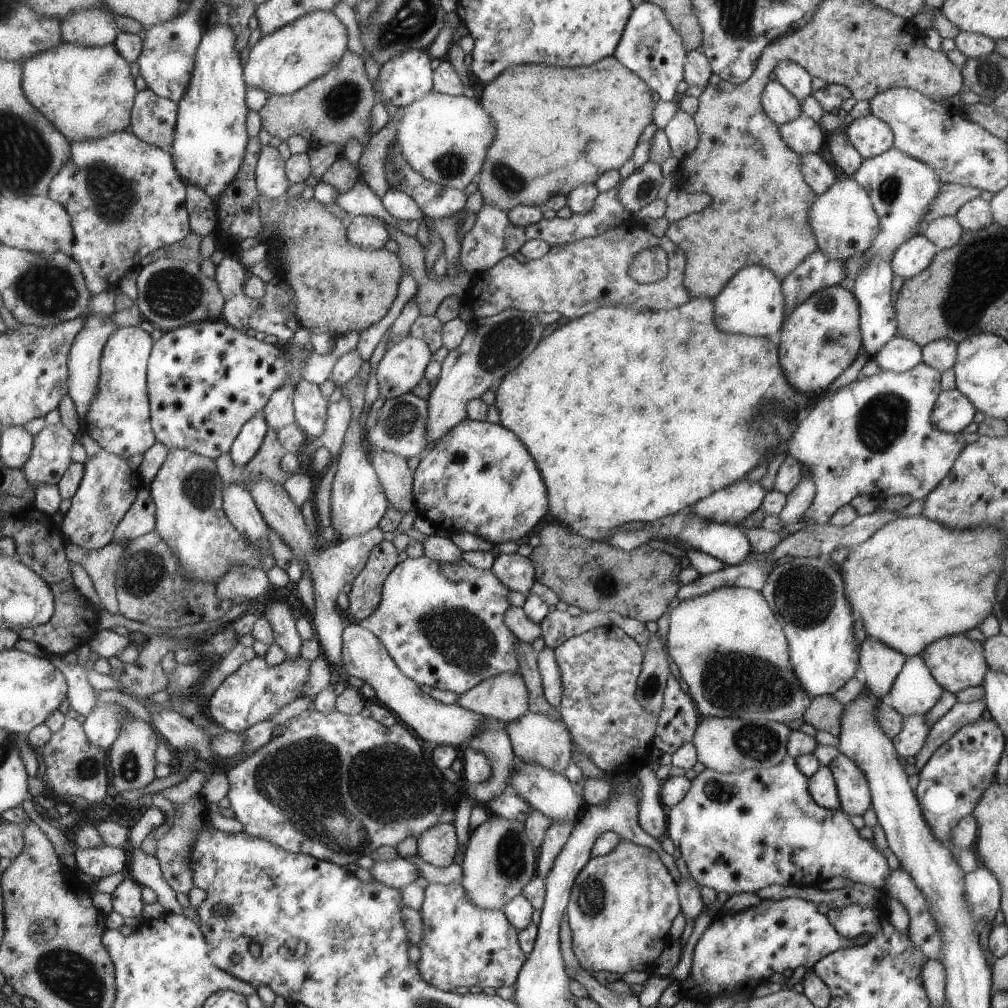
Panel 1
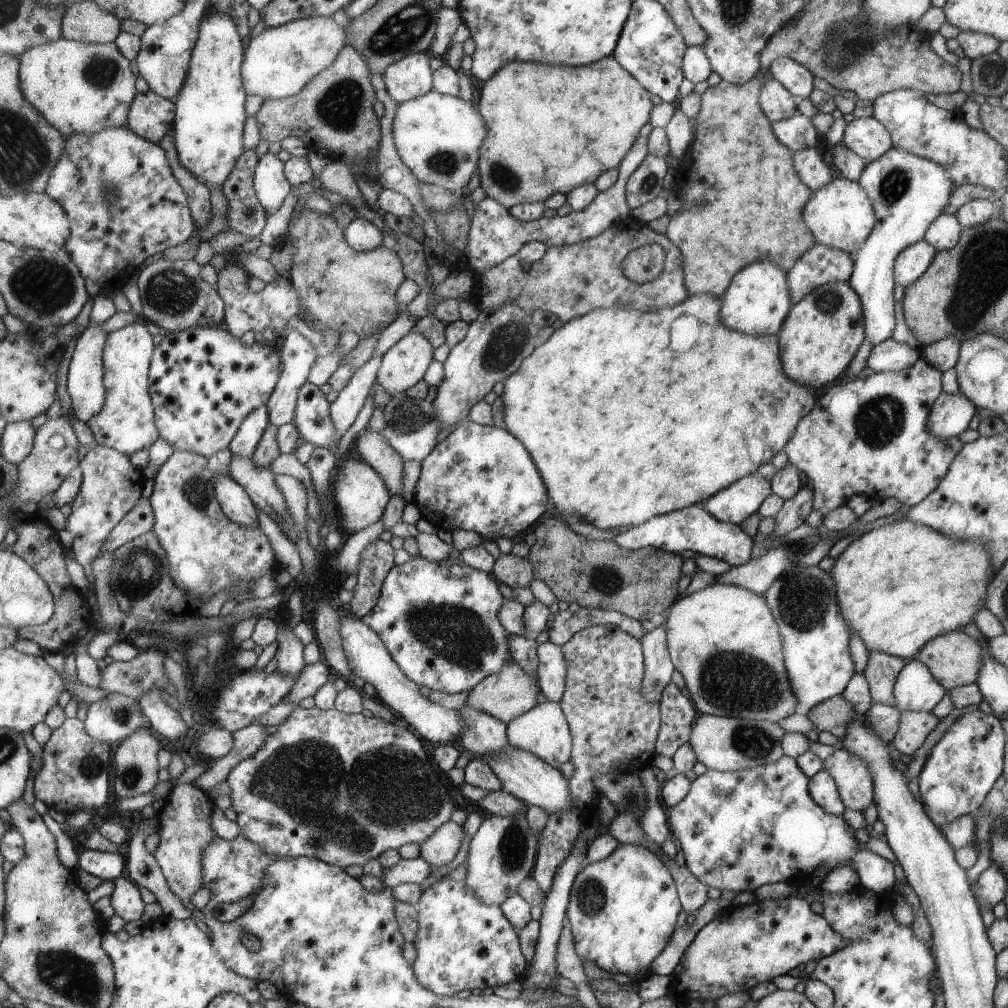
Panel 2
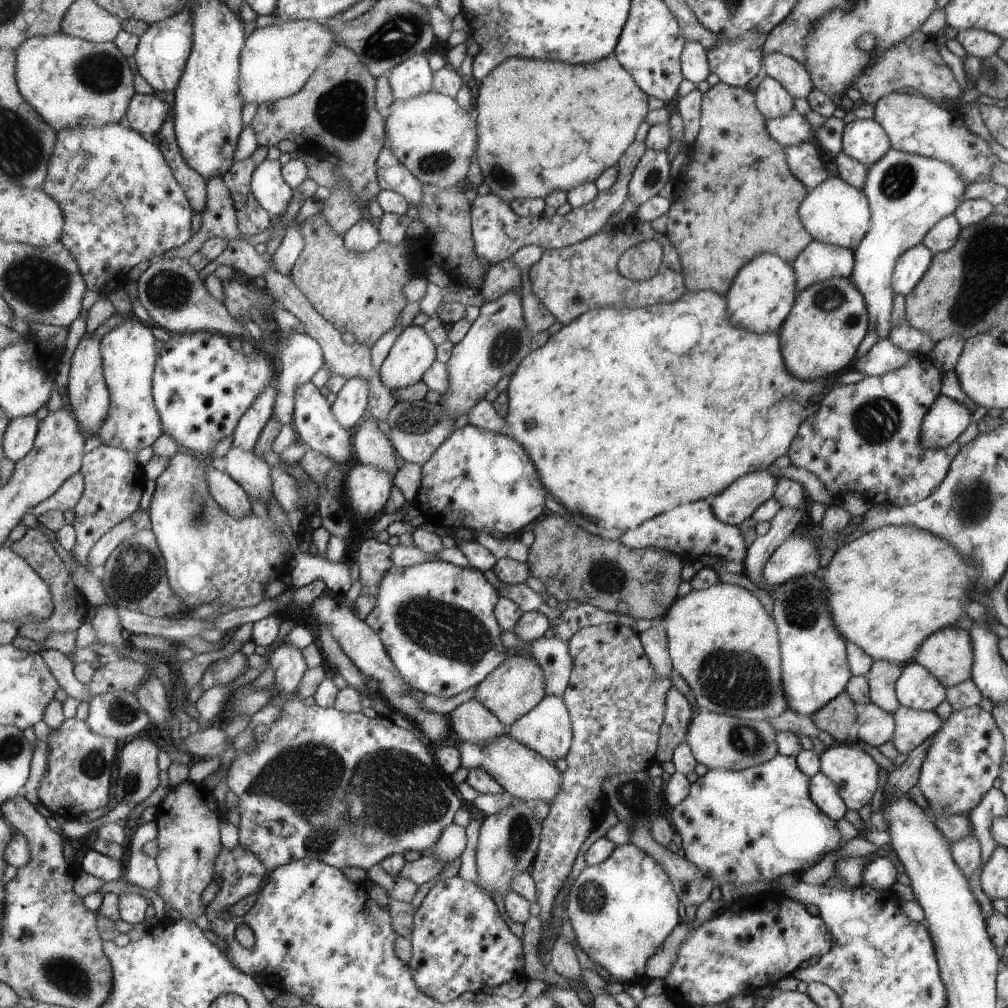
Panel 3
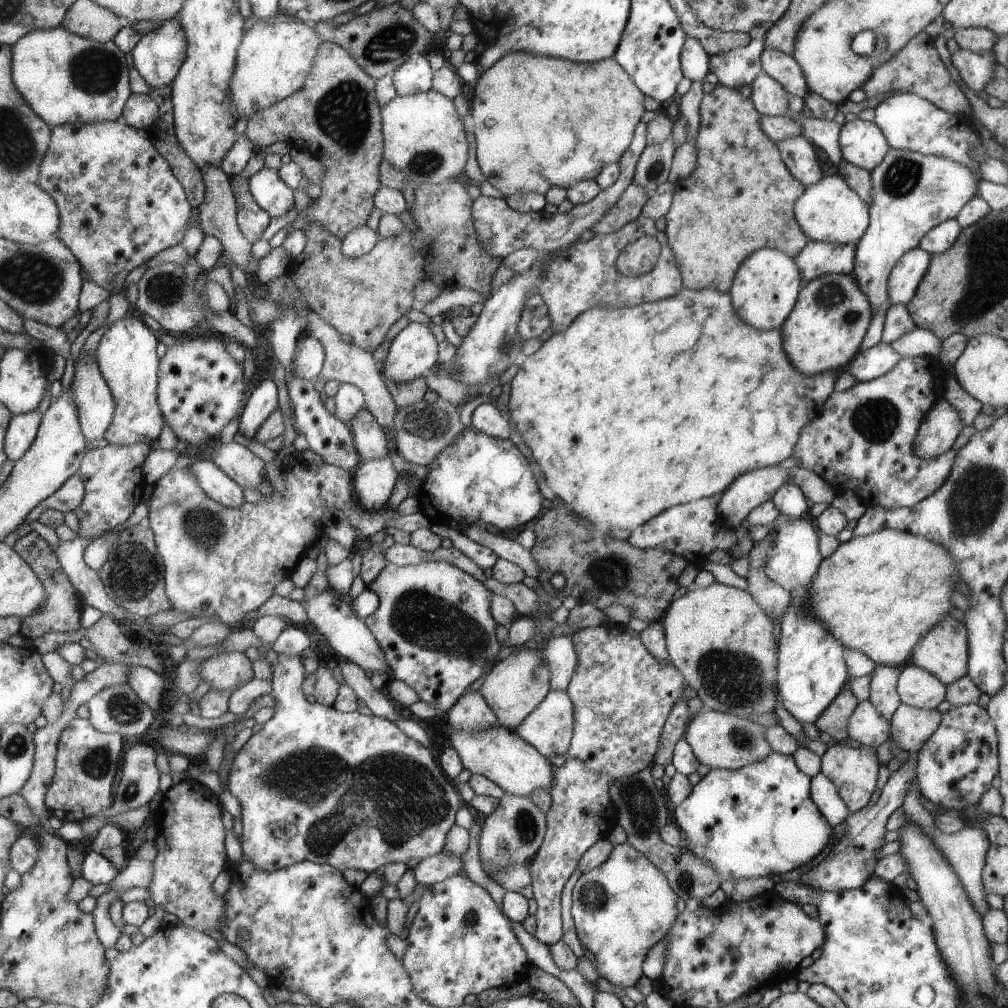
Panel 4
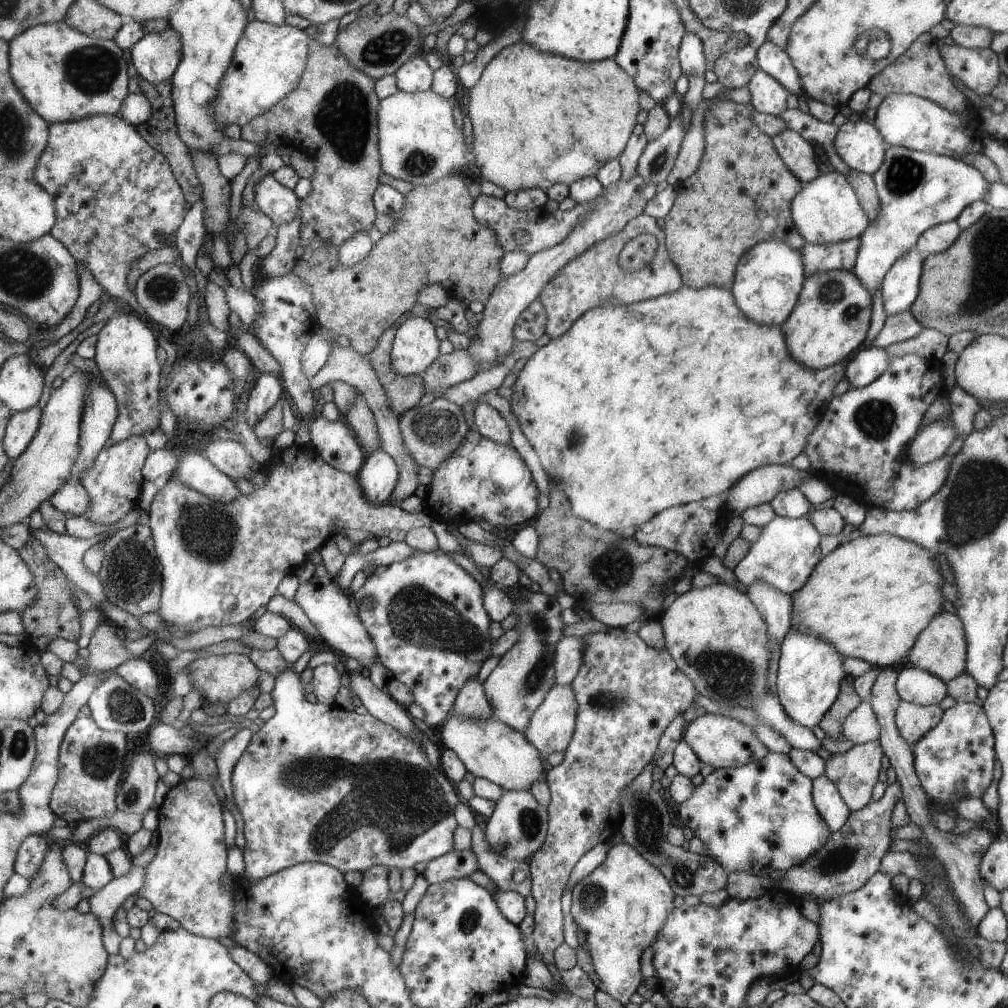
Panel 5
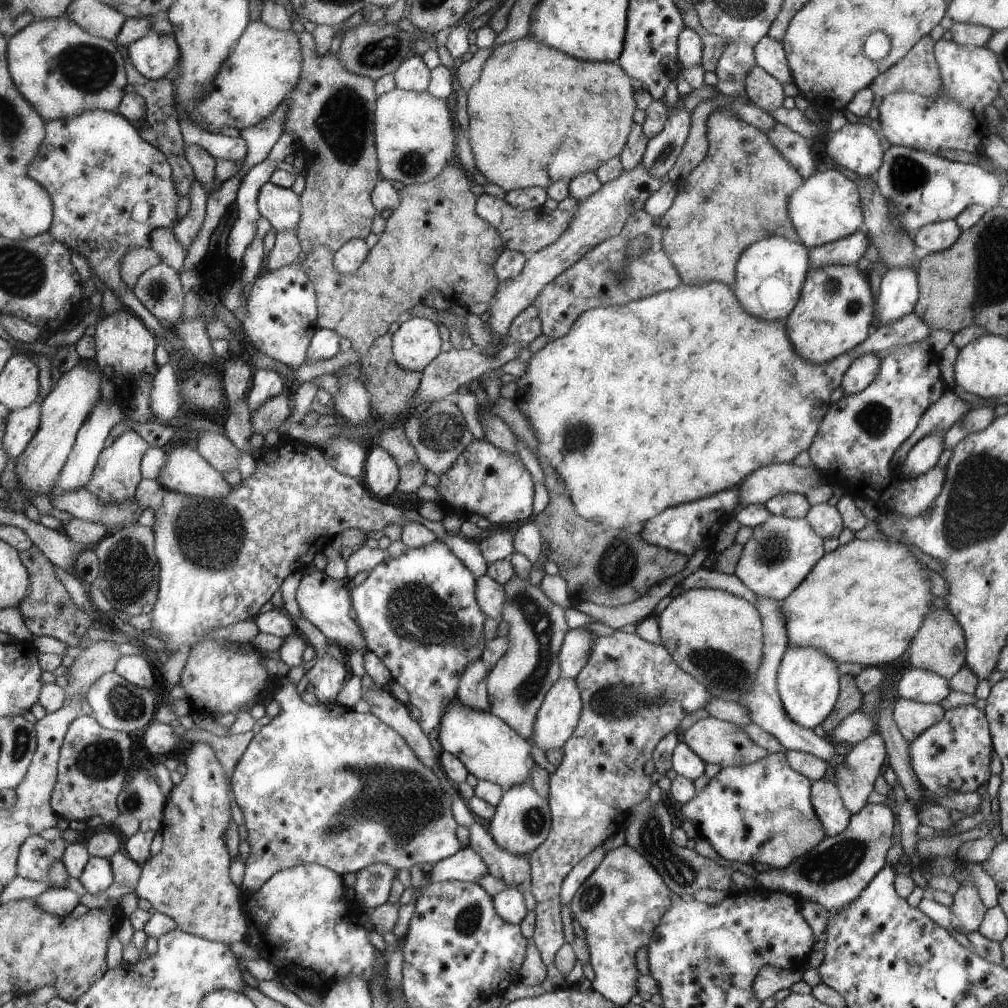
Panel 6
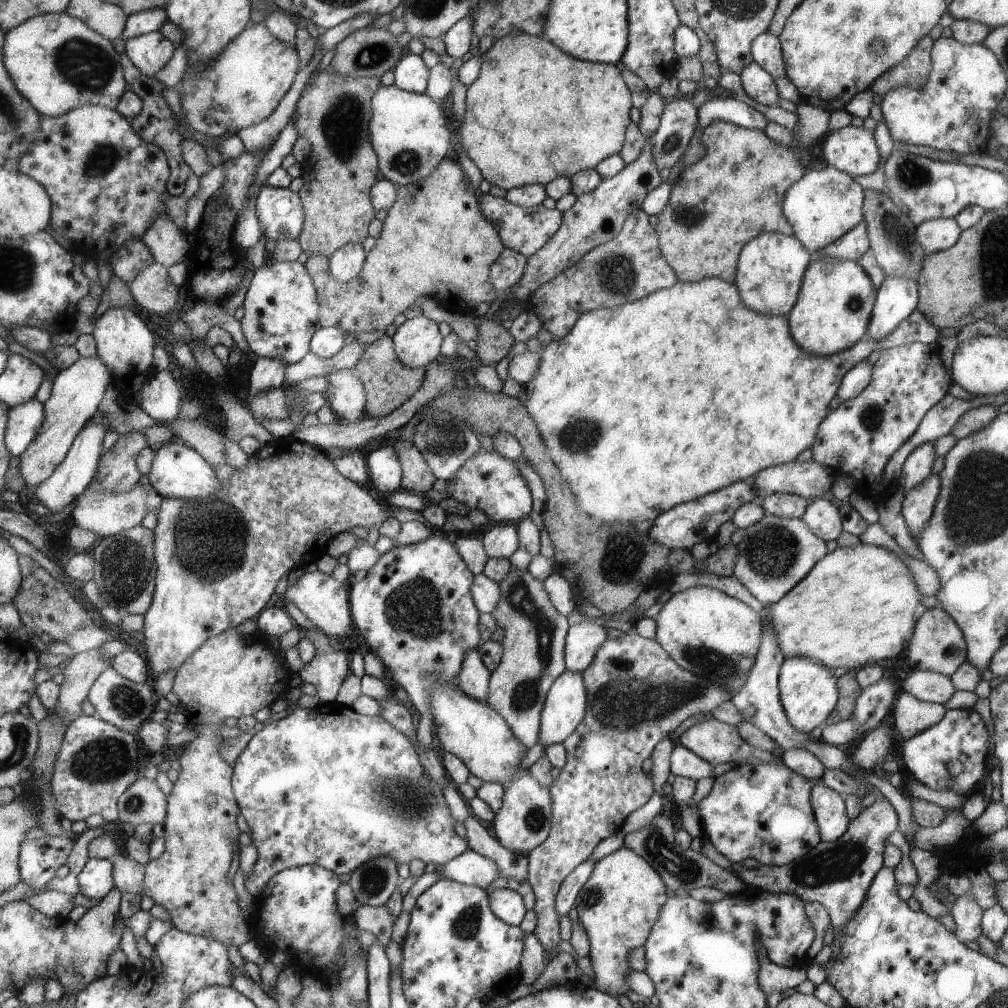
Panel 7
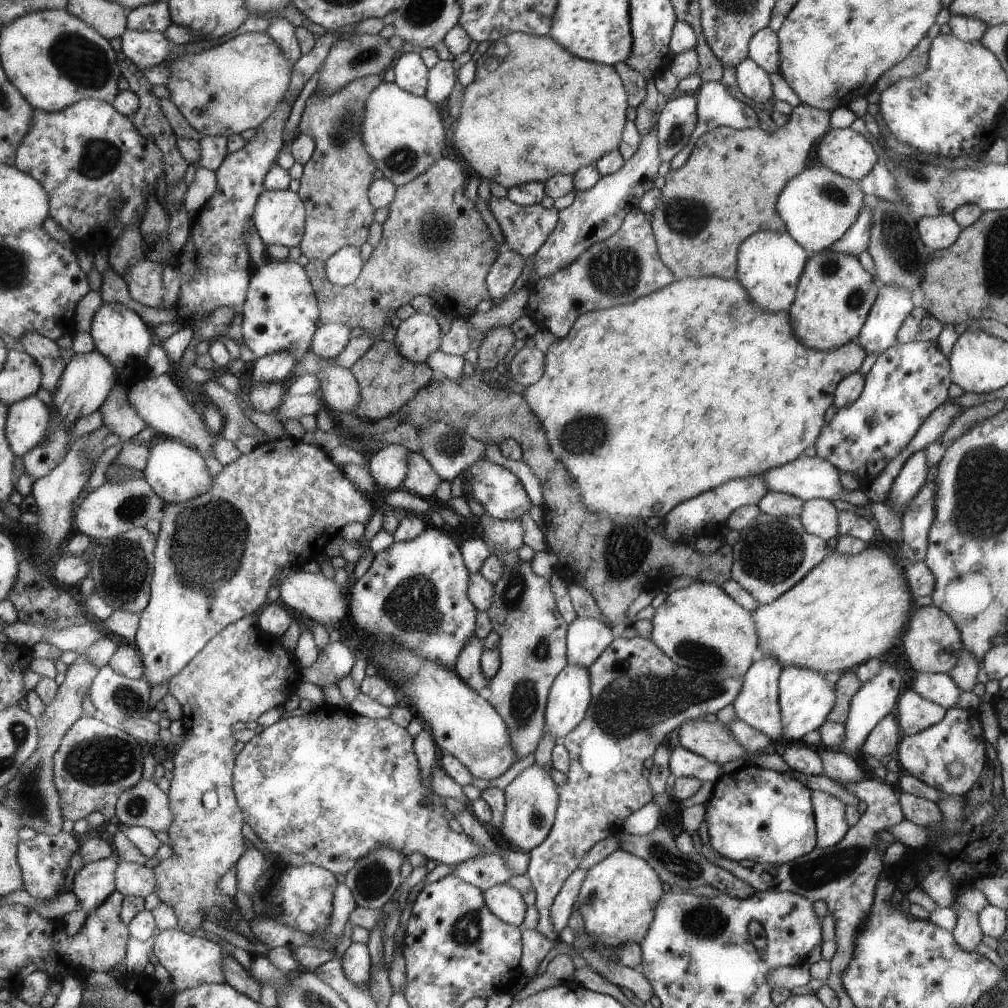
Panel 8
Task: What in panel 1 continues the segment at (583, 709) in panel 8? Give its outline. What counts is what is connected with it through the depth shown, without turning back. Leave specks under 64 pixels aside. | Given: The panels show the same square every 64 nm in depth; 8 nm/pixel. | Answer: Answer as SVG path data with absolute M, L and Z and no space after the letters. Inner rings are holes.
M529 711L521 719L512 720L505 730L513 747L513 754L518 762L535 763L564 774L564 770L572 762L574 745L572 734L564 721L548 711L532 713Z

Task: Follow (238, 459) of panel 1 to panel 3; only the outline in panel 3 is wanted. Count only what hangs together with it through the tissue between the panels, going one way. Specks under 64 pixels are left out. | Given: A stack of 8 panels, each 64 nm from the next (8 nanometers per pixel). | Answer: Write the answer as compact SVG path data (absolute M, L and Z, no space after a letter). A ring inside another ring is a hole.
M269 385L259 392L253 405L242 416L233 433L233 445L246 451L253 450L266 424L273 418L276 400L277 388L275 385Z

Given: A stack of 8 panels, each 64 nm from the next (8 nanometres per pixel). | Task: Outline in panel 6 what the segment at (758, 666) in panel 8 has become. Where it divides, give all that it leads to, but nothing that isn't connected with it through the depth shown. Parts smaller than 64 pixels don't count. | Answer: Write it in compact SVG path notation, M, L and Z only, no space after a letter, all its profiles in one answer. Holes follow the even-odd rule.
M757 597L757 610L764 619L764 652L762 654L761 666L753 683L745 695L739 700L739 704L748 710L752 723L760 726L765 732L771 733L784 746L785 751L803 751L812 754L820 761L827 762L836 755L836 748L828 738L816 736L812 729L806 729L793 722L785 712L782 700L777 688L778 670L787 650L787 631L785 621L779 614L781 601L773 599L762 599Z

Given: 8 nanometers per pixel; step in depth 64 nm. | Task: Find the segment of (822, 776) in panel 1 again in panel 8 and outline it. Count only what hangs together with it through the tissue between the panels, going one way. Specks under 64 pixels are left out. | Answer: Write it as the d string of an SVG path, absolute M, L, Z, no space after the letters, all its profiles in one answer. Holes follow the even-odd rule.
M814 791L813 812L816 818L817 848L838 845L849 832L845 820L845 804L828 793Z

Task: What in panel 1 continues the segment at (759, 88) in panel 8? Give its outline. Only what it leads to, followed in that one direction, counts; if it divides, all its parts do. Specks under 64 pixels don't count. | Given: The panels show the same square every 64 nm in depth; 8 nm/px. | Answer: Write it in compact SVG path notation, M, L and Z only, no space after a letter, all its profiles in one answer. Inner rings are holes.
M778 80L768 82L761 95L761 106L765 114L780 126L798 119L801 115L801 102Z

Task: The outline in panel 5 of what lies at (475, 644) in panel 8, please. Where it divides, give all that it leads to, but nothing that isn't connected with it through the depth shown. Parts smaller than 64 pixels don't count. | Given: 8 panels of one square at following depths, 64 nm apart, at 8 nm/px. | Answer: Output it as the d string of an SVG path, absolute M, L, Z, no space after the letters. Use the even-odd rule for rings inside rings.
M472 675L469 680L466 680L465 685L457 695L456 704L450 715L465 715L478 719L486 719L492 716L484 686L478 680L477 675Z

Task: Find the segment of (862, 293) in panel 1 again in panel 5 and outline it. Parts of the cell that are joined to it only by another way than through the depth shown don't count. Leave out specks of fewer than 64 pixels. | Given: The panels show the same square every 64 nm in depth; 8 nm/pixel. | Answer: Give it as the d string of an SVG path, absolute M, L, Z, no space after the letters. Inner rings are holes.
M894 145L886 150L884 163L872 176L881 203L881 216L861 235L862 248L853 269L869 292L880 287L893 263L914 248L922 232L958 219L970 204L986 201L991 188L980 170L961 160Z

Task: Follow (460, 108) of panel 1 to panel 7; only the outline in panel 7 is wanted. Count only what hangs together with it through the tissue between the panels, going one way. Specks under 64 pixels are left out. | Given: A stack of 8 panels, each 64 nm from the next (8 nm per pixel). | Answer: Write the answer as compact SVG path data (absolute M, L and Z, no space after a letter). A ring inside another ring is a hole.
M393 84L378 88L372 106L369 136L374 153L381 162L383 178L400 186L429 176L450 148L450 130L442 116L440 102L434 102L425 93L404 91Z

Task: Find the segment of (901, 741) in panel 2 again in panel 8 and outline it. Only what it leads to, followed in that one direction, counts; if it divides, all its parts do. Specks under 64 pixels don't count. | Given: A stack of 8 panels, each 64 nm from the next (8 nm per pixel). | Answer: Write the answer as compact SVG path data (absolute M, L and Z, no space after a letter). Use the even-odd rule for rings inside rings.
M908 687L902 692L896 707L903 736L914 735L940 723L947 711Z

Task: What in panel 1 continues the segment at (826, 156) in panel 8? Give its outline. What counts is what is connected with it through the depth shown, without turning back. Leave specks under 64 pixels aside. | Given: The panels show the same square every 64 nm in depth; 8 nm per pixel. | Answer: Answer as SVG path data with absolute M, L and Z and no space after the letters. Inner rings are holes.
M872 114L855 119L846 128L845 136L864 159L872 159L893 148L893 130Z

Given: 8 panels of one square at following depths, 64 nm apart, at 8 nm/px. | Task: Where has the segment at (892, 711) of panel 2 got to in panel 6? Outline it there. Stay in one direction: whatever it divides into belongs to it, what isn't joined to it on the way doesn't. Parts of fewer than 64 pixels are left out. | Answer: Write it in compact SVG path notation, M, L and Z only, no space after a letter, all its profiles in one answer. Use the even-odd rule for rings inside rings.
M858 710L842 720L832 731L826 732L826 738L838 745L857 744L878 732L877 726L874 717L868 717Z

